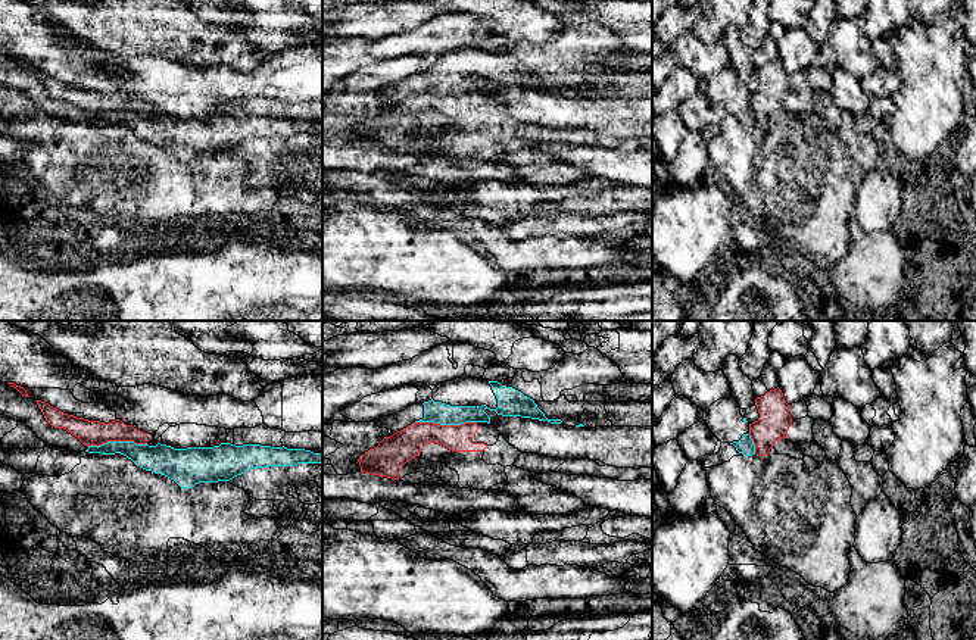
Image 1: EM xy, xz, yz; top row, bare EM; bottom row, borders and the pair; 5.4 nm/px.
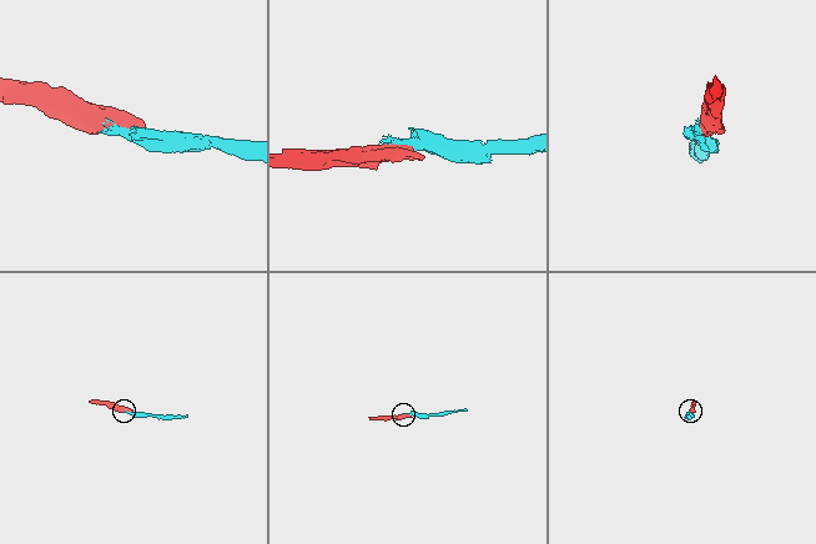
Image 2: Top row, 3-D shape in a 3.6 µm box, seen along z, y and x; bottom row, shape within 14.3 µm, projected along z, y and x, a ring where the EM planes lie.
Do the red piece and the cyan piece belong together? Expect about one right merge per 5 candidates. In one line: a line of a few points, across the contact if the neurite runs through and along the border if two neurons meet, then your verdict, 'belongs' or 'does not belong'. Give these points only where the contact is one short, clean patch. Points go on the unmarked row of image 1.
xz (415, 91), (440, 94), (476, 93) | does not belong

